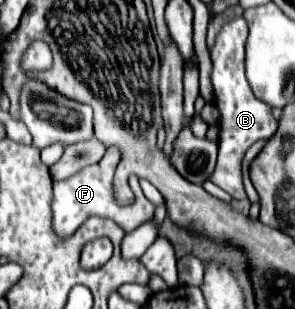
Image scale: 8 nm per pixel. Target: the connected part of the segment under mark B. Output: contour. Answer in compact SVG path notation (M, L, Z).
M243 16L231 20L223 26L221 34L217 36L215 46L211 48L211 60L213 60L213 92L215 92L215 106L219 108L219 158L215 172L211 174L211 182L215 182L219 188L229 192L233 198L245 198L243 182L241 182L241 160L245 150L255 144L261 138L269 138L277 130L277 120L271 116L271 108L257 100L249 88L249 82L245 78L245 40L249 33L248 25Z

